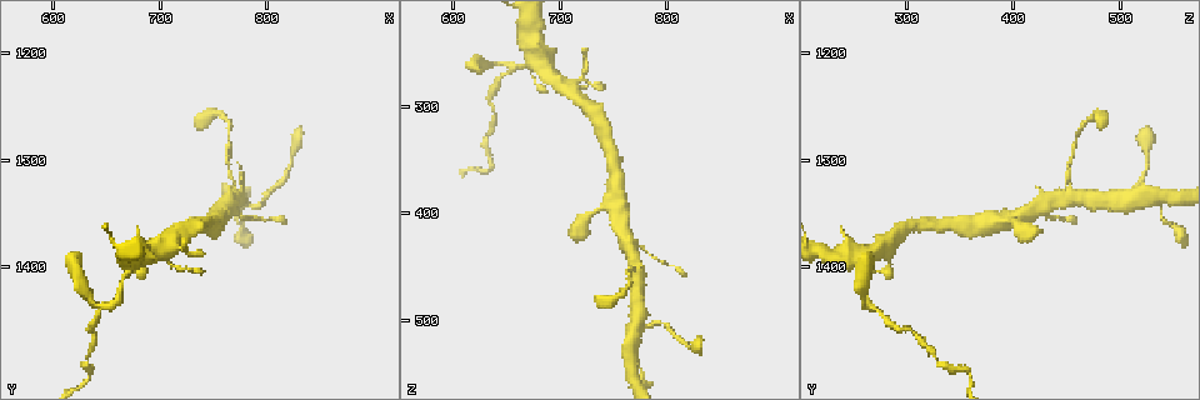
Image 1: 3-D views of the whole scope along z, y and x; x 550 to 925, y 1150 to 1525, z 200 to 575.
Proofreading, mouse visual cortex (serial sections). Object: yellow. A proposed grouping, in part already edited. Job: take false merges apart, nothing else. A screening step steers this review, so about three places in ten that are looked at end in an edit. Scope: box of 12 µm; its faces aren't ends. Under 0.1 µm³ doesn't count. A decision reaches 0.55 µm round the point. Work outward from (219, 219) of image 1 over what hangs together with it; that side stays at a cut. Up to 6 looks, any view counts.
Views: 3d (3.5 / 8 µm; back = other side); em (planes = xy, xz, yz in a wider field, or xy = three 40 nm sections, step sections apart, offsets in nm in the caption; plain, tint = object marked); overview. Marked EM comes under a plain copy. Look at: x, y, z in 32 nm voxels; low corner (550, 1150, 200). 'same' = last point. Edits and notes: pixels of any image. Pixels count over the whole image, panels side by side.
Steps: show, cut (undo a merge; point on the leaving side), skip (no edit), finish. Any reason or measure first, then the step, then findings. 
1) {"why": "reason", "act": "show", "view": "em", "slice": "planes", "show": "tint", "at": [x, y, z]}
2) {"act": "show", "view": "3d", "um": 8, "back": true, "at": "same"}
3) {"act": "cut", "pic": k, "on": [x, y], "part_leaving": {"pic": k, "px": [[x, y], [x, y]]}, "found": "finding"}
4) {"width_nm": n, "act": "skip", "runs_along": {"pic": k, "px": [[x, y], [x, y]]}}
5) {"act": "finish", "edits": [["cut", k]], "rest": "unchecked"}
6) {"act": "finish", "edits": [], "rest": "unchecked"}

{"why": "three arms meet", "act": "show", "view": "3d", "um": 3.5, "at": [770, 1334, 450]}

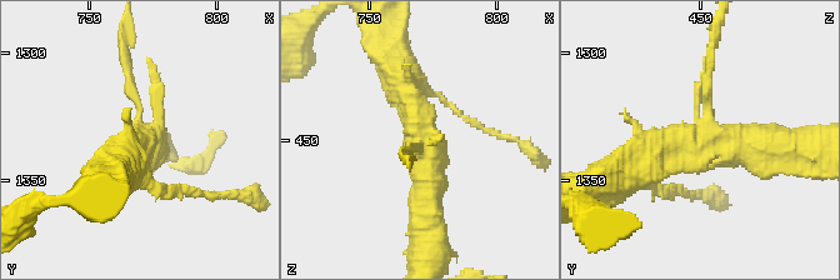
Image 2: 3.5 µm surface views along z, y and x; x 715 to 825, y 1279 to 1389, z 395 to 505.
{"why": "need the tissue", "act": "show", "view": "em", "slice": "planes", "show": "tint", "at": [772, 1334, 451]}

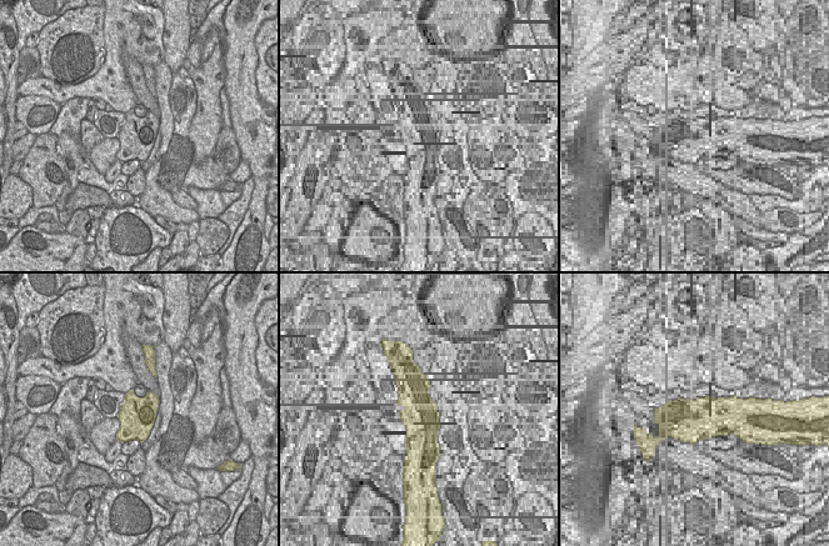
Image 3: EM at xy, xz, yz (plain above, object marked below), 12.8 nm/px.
{"act": "skip", "runs_along": {"pic": 2, "px": [[638, 170], [675, 143], [784, 146]]}, "found": "continuous, no second cell"}

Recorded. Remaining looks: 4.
{"why": "narrows sharply", "act": "show", "view": "3d", "um": 3.5, "at": [800, 1338, 506]}

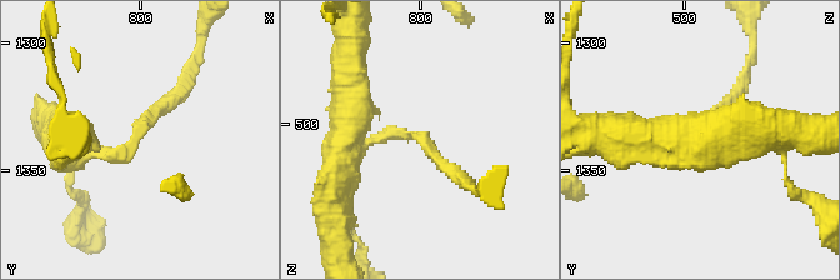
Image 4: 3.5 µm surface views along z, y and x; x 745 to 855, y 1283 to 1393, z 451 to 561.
{"why": "shape alone is not enough", "act": "show", "view": "em", "slice": "xy", "step": 5, "show": "tint", "at": [799, 1337, 504]}

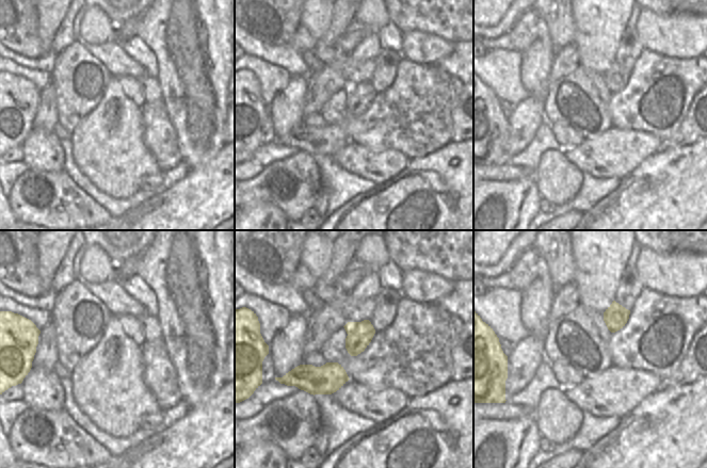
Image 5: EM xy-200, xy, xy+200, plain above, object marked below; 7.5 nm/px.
{"arm_widths_nm": [200, 250], "act": "skip", "runs_along": {"pic": 4, "px": [[66, 144], [120, 151], [181, 86]]}, "found": "continuous, no second cell"}

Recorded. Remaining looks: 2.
{"act": "show", "view": "3d", "um": 3.5, "at": [654, 1434, 264]}

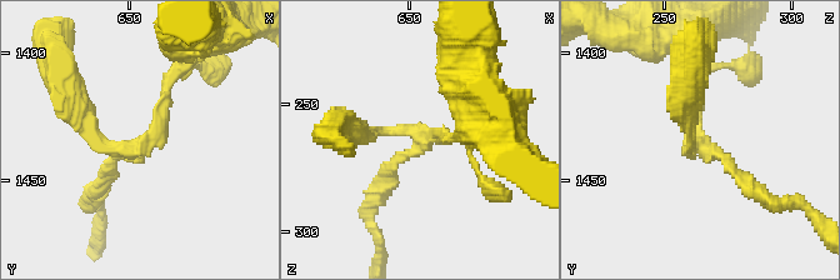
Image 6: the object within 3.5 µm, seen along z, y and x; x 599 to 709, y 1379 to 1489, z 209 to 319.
{"arms": 3, "arm_widths_nm": [150, 150, 150], "why": "need the tissue", "act": "show", "view": "em", "slice": "planes", "show": "tint", "at": [656, 1436, 265]}

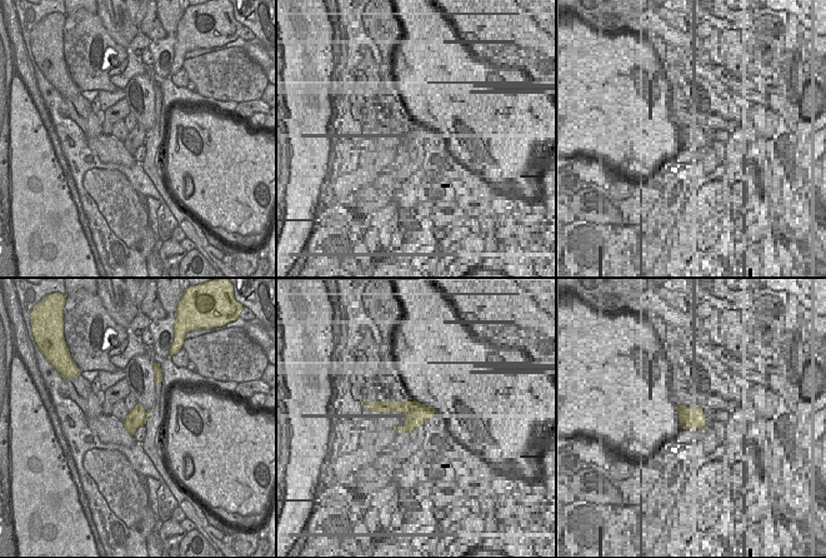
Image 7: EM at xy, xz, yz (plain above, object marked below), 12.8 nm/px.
{"width_nm": 240, "act": "cut", "pic": 6, "on": [699, 148], "part_leaving": {"pic": 6, "px": [[159, 118], [144, 144], [105, 148], [75, 101]]}, "found": "two cells meet here"}

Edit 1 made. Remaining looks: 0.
{"act": "finish", "edits": [["cut", 6]], "rest": "unchecked"}

